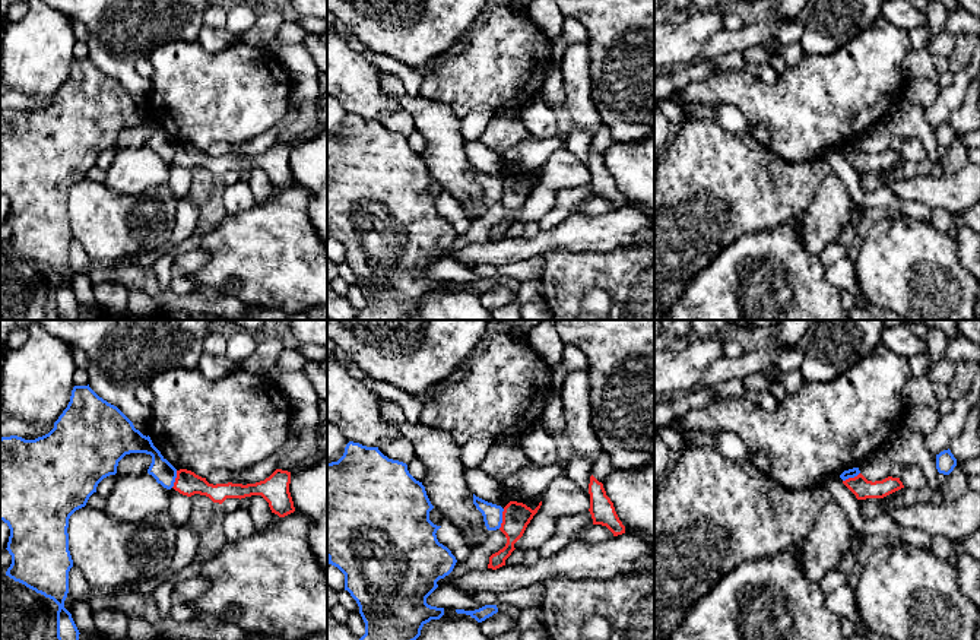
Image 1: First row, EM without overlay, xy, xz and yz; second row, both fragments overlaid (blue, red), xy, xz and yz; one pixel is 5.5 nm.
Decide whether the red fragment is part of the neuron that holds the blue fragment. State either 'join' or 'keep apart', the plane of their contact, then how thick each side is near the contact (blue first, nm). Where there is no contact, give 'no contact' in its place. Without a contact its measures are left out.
keep apart | xz | 110/160 nm

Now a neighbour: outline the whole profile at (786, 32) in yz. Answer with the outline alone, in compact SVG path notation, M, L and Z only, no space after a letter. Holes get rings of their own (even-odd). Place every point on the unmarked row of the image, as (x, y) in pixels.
M768 18L759 23L745 25L738 31L719 31L701 50L695 61L708 61L713 57L740 51L754 45L761 45L768 39L780 42L783 47L800 42L803 23L795 20L776 20Z

